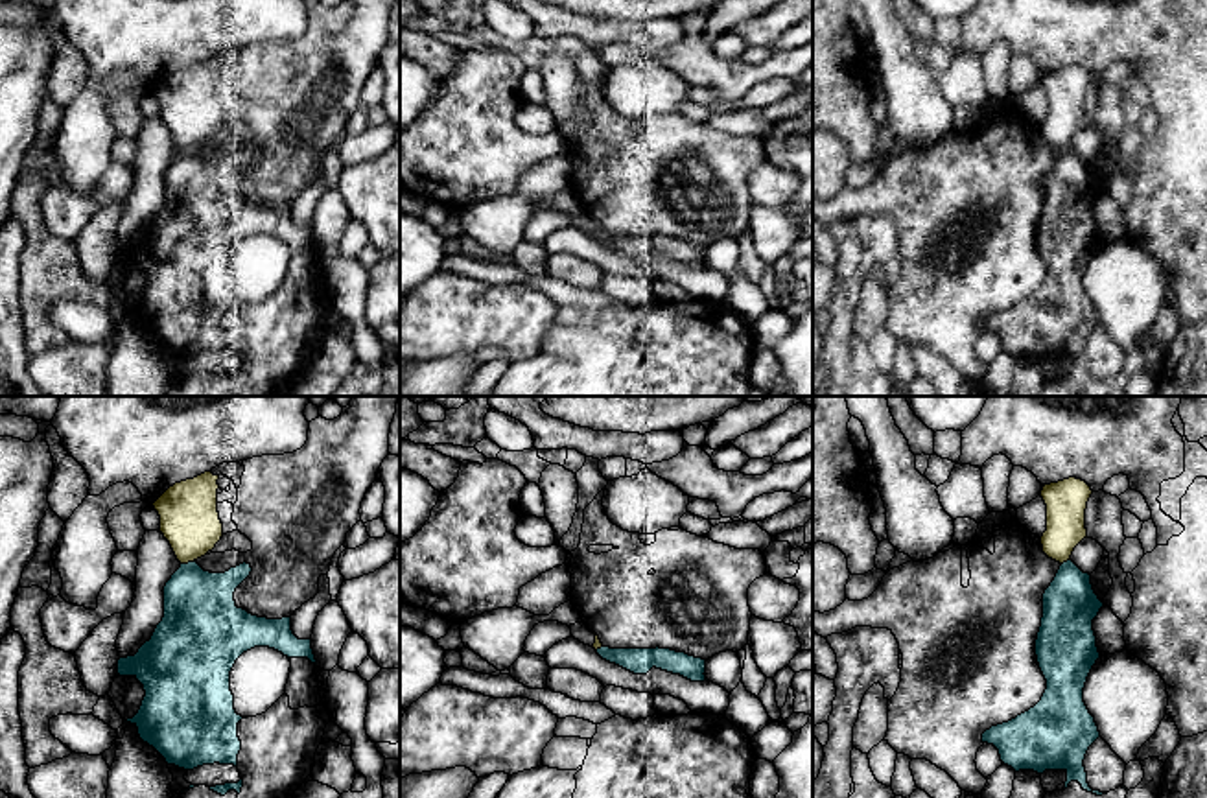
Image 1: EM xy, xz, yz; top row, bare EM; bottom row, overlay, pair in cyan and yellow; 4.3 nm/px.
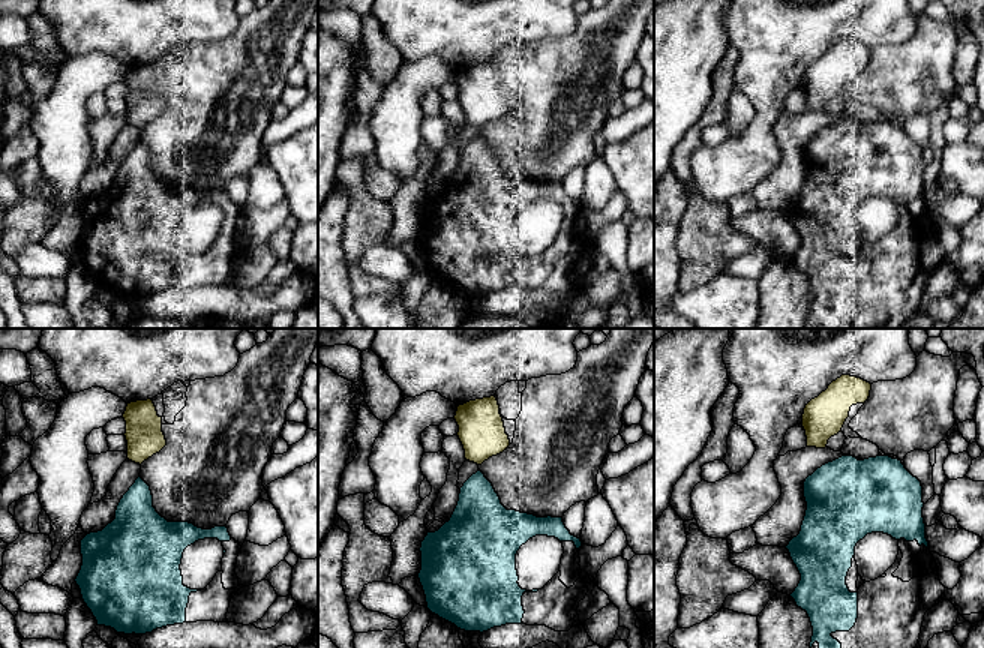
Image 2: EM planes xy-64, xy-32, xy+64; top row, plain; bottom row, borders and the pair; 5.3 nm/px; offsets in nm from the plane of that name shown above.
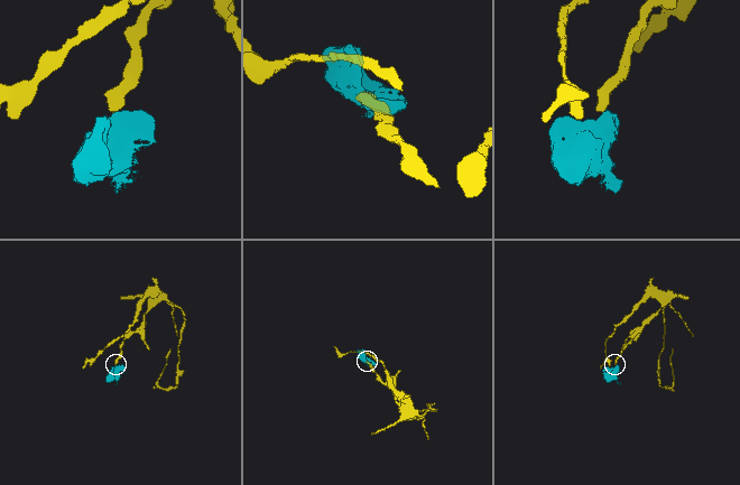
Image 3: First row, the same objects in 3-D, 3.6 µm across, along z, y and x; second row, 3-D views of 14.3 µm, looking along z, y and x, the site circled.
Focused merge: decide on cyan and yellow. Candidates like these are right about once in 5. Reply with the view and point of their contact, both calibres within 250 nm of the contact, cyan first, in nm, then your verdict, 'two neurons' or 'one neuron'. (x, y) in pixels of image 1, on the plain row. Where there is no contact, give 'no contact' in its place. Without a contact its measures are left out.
xy (188, 150) | 320/260 nm | two neurons

